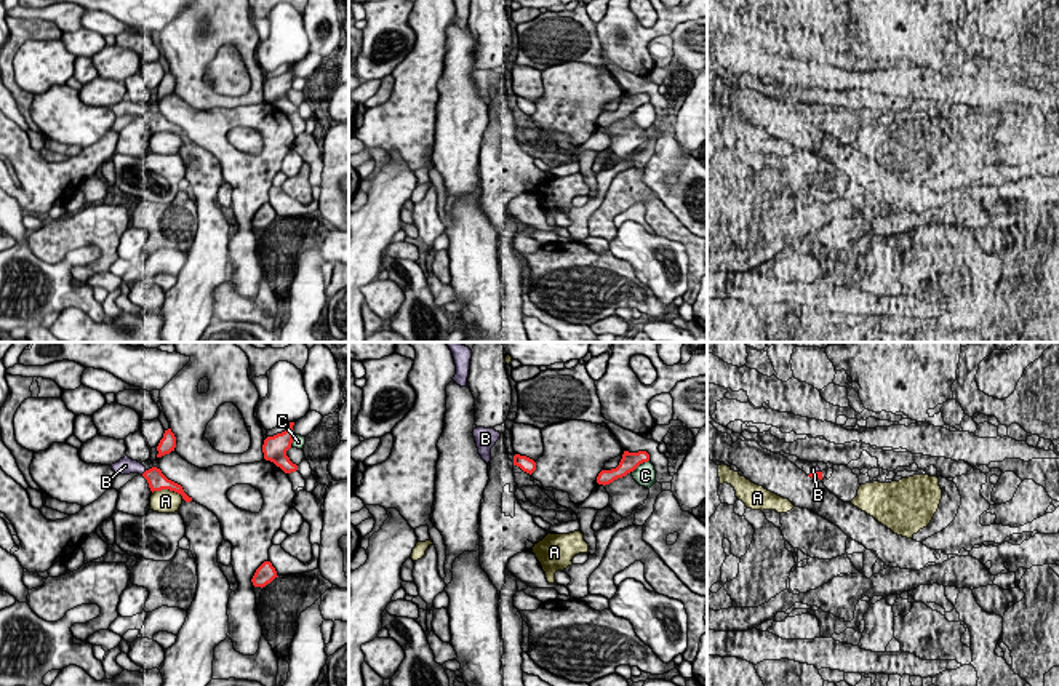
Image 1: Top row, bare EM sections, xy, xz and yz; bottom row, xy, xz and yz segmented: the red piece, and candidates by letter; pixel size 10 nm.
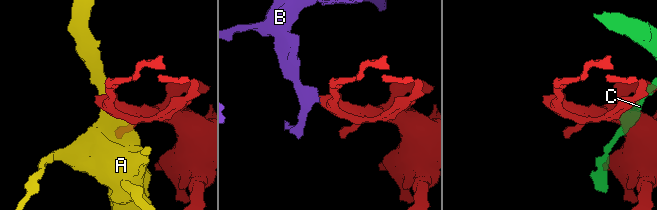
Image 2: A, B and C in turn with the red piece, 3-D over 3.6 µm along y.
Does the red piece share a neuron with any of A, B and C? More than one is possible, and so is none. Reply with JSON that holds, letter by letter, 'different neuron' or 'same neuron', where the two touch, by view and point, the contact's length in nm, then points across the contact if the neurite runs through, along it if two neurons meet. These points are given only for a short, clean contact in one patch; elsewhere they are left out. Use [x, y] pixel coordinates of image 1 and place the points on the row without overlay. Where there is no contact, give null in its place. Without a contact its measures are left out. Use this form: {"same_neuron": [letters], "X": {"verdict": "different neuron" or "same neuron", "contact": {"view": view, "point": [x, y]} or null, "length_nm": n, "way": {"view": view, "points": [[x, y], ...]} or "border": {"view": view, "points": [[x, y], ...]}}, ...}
{"same_neuron": ["B"], "A": {"verdict": "different neuron", "contact": {"view": "xy", "point": [168, 130]}, "length_nm": 320}, "B": {"verdict": "same neuron", "contact": {"view": "xy", "point": [144, 114]}, "length_nm": 70}, "C": {"verdict": "different neuron", "contact": {"view": "xz", "point": [640, 104]}, "length_nm": 220}}

